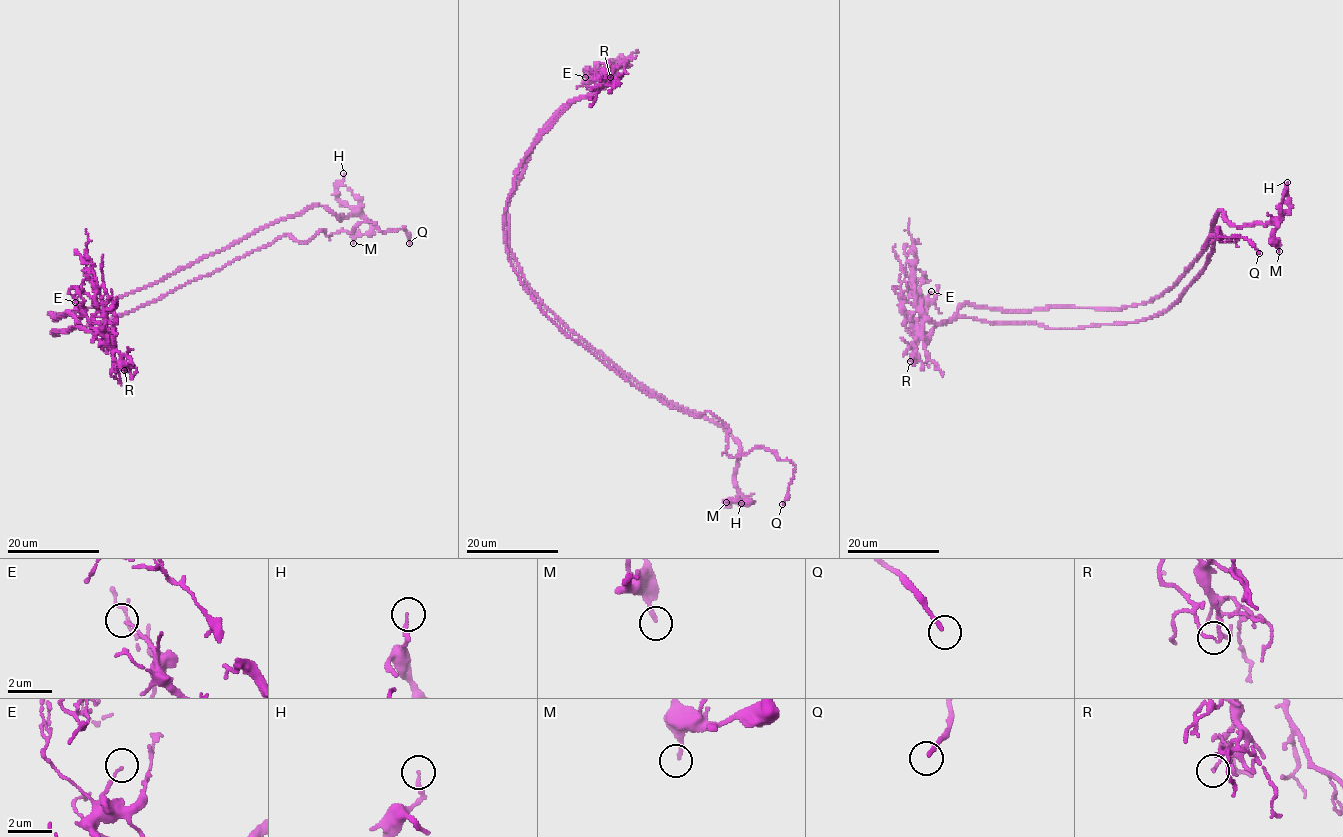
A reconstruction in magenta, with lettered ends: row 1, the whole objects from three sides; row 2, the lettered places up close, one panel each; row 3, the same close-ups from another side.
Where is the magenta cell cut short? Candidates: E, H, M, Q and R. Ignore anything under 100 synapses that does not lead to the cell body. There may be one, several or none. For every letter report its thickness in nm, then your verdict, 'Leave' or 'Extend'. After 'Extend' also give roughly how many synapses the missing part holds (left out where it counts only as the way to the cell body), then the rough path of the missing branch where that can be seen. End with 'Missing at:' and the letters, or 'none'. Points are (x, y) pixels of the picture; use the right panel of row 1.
E: Thickness 100 nm. Leave
H: Thickness 140 nm. Leave
M: Thickness 160 nm. Leave
Q: Thickness 180 nm. Extend
R: Thickness 110 nm. Leave
Missing at: Q

